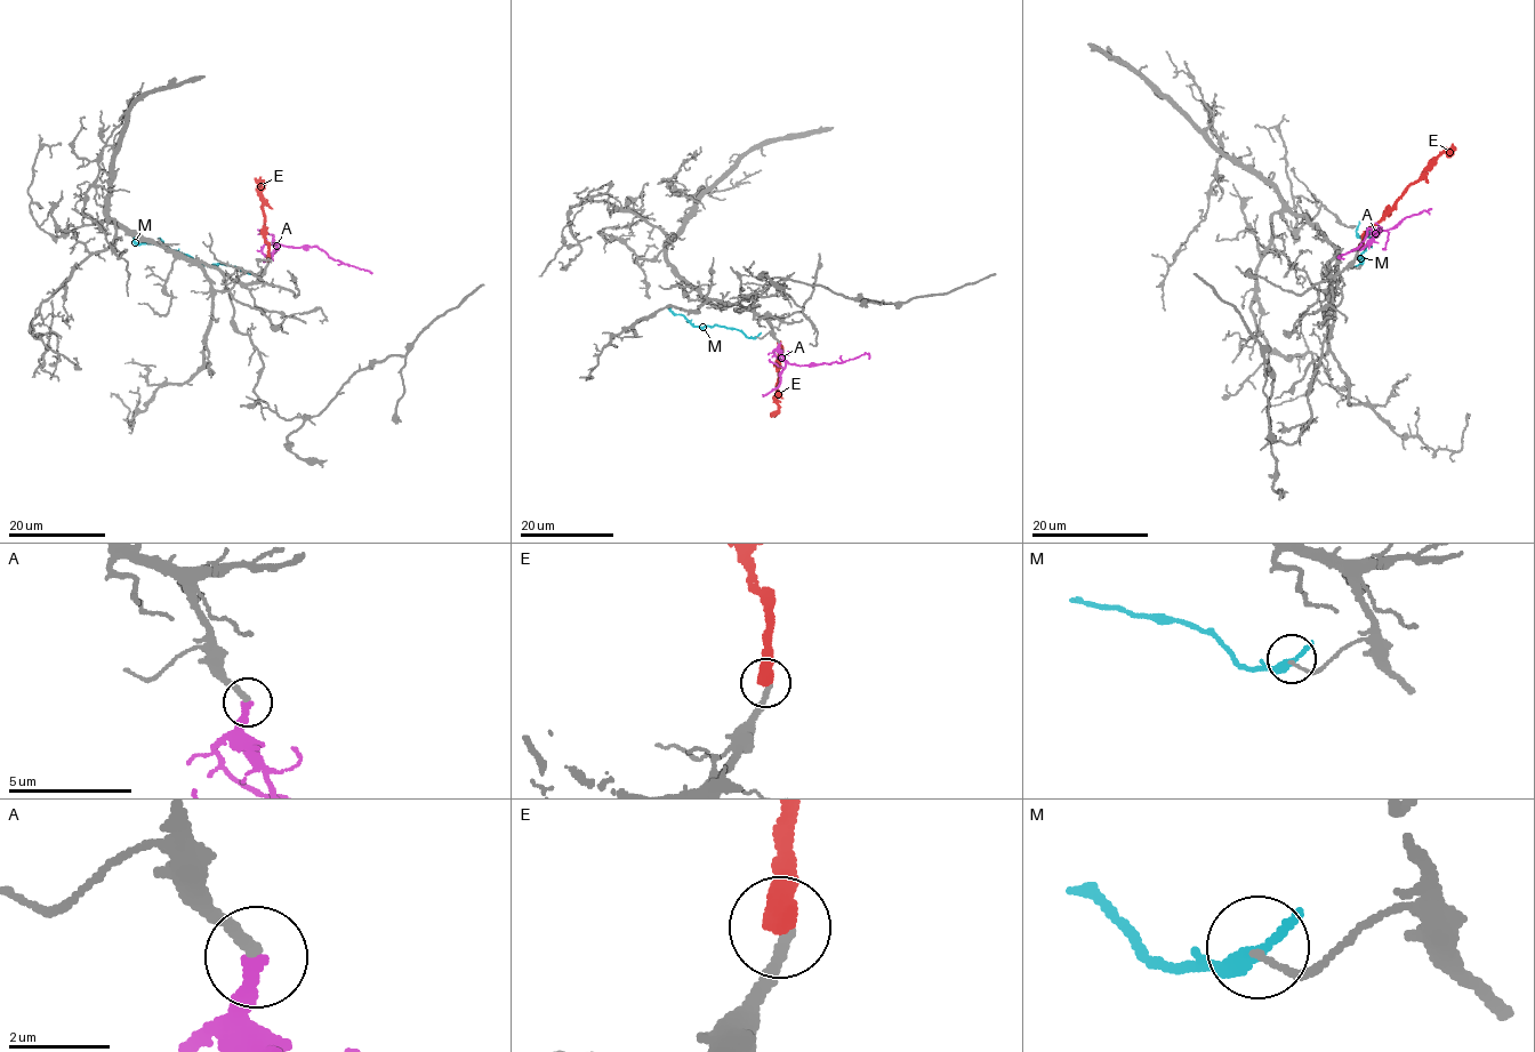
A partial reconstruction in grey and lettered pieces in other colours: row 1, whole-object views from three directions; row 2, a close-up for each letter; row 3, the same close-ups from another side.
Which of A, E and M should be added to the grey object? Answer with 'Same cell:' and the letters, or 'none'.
Same cell: A

